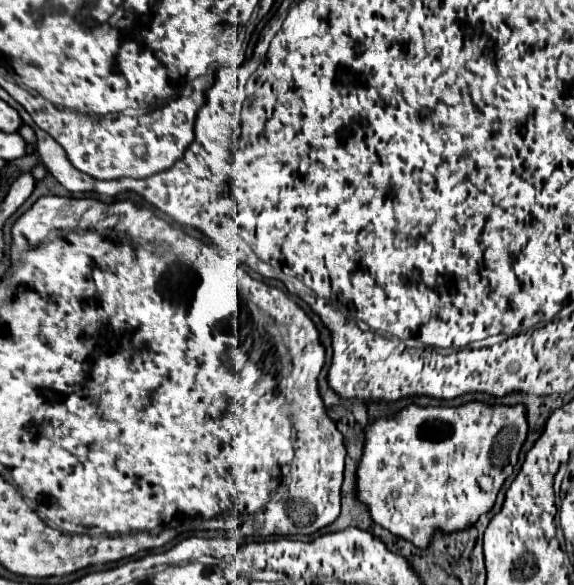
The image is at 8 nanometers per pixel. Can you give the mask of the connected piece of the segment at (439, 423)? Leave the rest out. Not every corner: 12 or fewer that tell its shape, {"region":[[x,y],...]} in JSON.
{"region":[[524,406],[366,428],[358,498],[424,548],[494,506]]}

